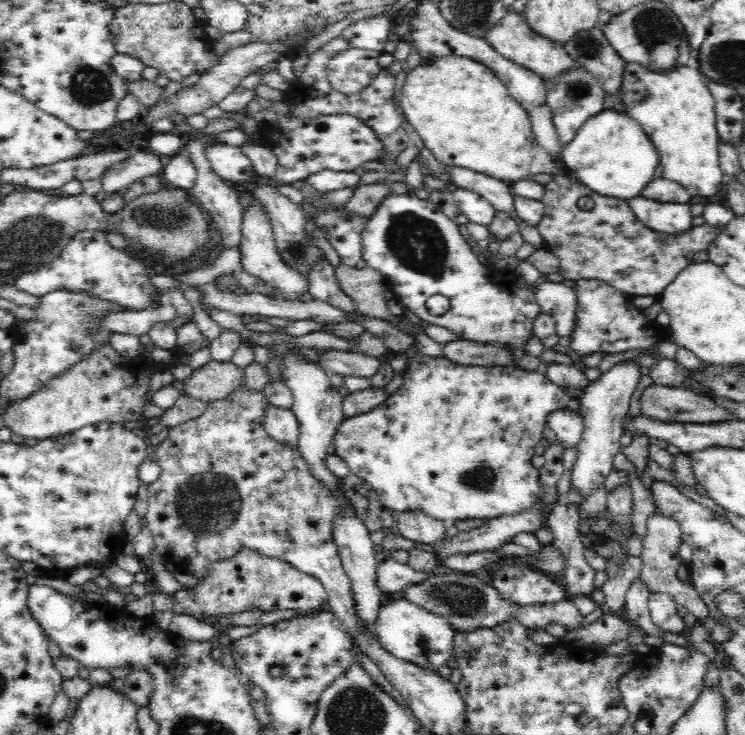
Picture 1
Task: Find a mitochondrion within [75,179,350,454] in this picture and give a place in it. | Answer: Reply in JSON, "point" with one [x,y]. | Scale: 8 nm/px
{"point":[163,216]}

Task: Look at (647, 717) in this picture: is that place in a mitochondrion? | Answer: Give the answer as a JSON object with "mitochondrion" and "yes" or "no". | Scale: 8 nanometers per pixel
{"mitochondrion":"yes"}

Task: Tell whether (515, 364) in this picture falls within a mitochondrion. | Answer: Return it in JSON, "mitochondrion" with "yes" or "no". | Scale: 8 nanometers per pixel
{"mitochondrion":"no"}

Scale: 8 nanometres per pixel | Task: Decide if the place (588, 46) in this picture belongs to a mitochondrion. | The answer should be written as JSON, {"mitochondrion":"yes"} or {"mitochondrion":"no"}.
{"mitochondrion":"yes"}

